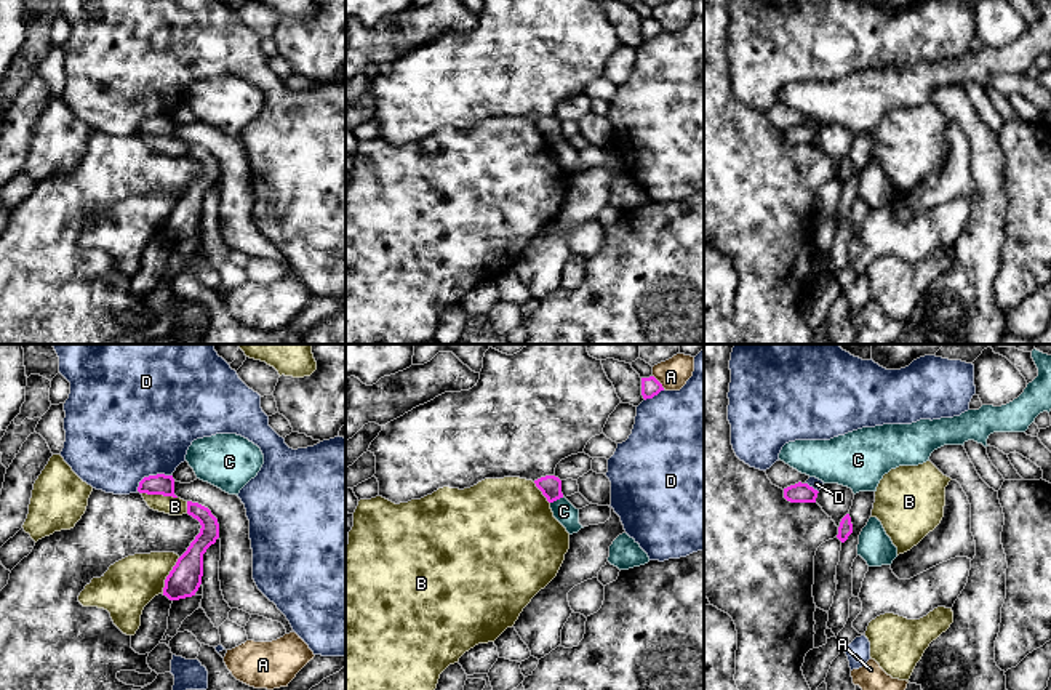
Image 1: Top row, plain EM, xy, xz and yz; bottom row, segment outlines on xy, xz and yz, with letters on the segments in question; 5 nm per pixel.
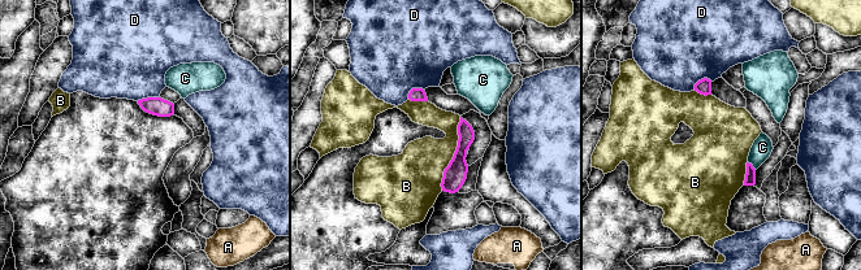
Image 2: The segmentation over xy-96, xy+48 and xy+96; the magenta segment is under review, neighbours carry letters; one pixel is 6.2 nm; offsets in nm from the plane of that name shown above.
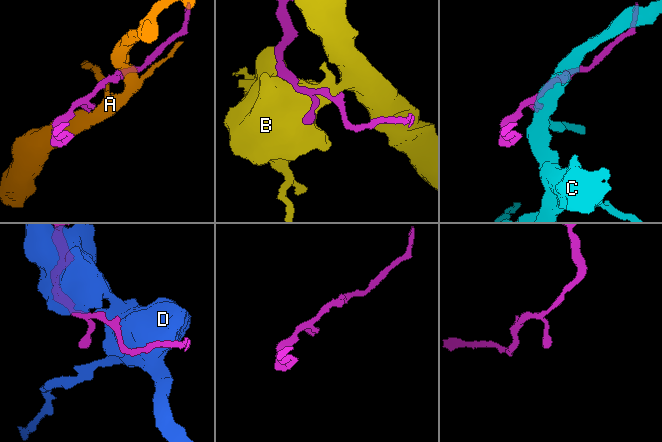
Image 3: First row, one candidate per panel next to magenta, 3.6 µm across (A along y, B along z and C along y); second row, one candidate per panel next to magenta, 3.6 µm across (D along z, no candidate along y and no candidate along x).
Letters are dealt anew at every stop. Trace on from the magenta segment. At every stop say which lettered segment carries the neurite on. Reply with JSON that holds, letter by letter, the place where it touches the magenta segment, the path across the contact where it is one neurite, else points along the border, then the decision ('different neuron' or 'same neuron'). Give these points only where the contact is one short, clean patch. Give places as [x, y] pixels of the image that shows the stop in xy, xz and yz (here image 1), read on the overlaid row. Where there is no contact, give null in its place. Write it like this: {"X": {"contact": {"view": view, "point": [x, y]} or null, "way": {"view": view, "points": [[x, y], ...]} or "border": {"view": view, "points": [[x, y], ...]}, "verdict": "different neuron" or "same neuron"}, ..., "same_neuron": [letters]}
{"A": {"contact": {"view": "xz", "point": [658, 381]}, "verdict": "different neuron"}, "B": {"contact": {"view": "xy", "point": [159, 493]}, "verdict": "different neuron"}, "C": {"contact": {"view": "xz", "point": [557, 498]}, "border": {"view": "xz", "points": [[563, 497], [551, 503]]}, "verdict": "different neuron"}, "D": {"contact": {"view": "xy", "point": [151, 476]}, "verdict": "different neuron"}, "same_neuron": []}

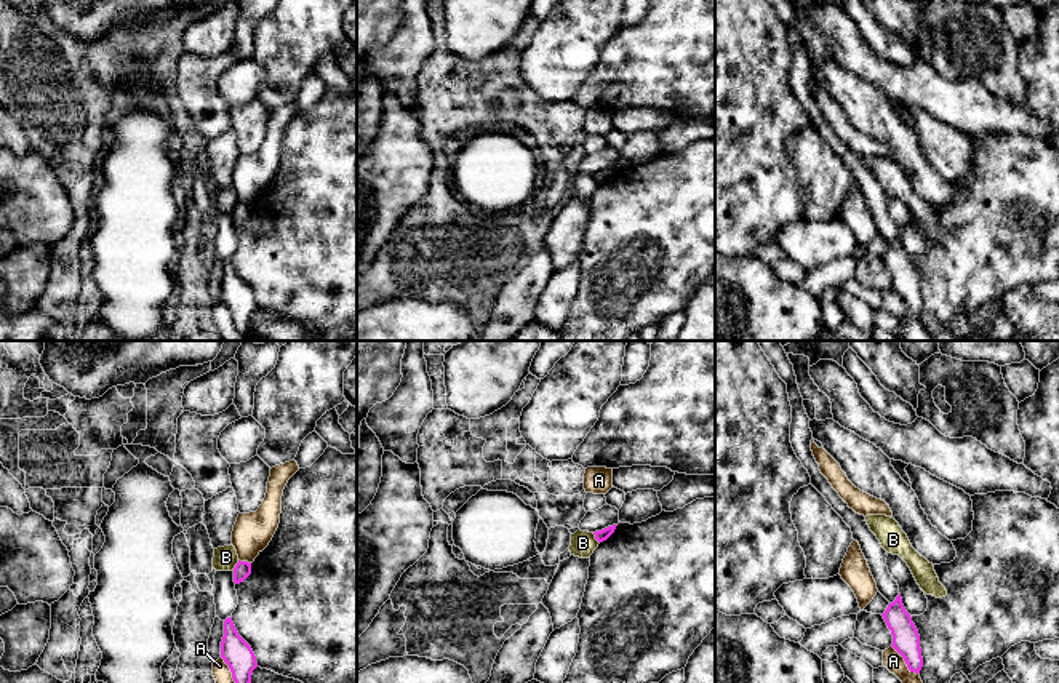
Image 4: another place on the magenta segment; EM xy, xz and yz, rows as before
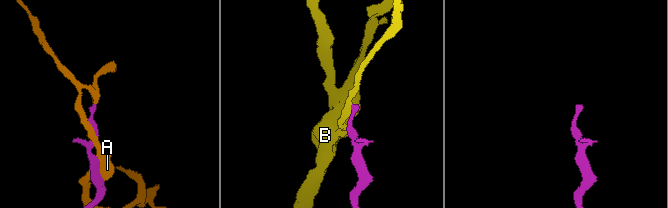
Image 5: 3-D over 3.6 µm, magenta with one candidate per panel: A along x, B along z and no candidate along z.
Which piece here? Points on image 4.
{"A": {"contact": {"view": "yz", "point": [906, 663]}, "verdict": "different neuron"}, "B": {"contact": {"view": "xy", "point": [235, 565]}, "border": {"view": "xy", "points": [[239, 560], [232, 570]]}, "verdict": "different neuron"}, "same_neuron": []}

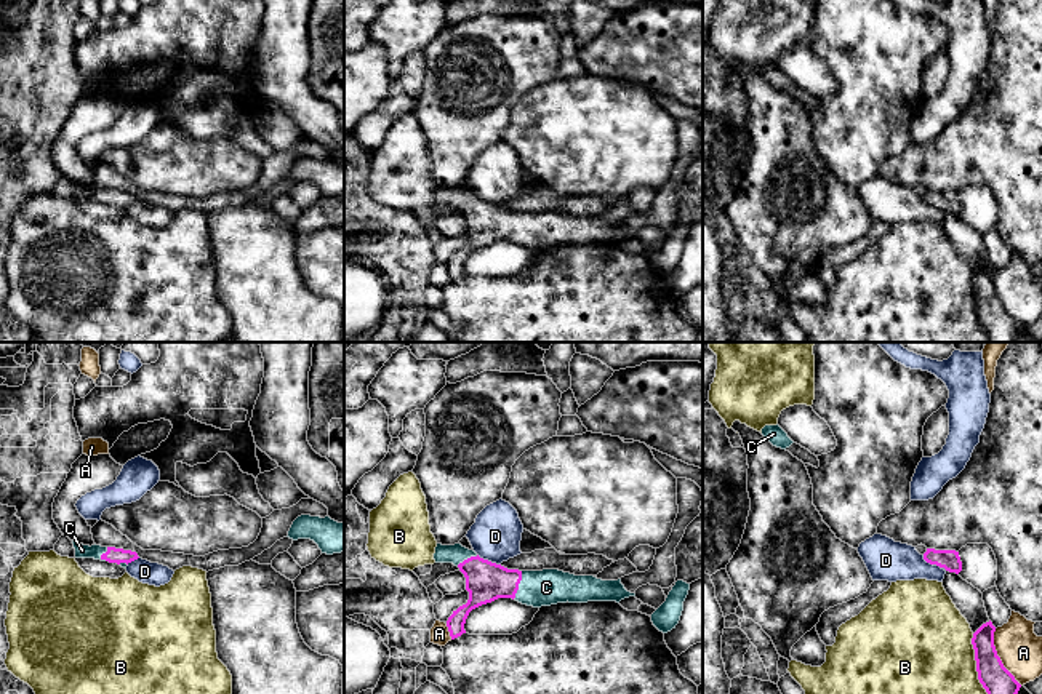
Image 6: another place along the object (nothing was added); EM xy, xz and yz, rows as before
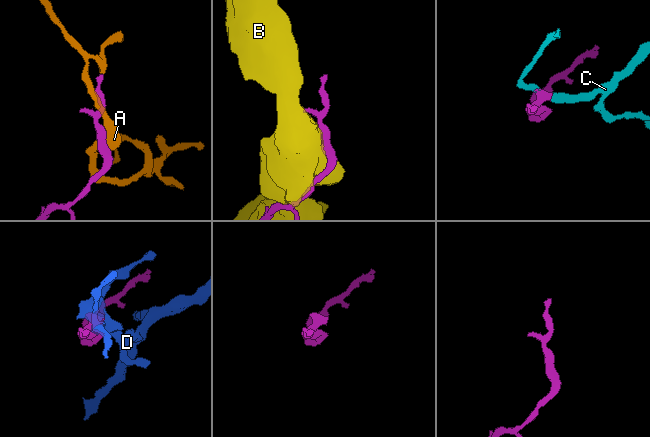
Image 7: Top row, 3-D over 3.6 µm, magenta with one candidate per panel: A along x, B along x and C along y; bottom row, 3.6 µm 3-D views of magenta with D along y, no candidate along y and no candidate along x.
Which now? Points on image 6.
{"A": {"contact": {"view": "yz", "point": [999, 658]}, "verdict": "different neuron"}, "B": {"contact": {"view": "yz", "point": [977, 664]}, "verdict": "different neuron"}, "C": {"contact": {"view": "xz", "point": [517, 586]}, "way": {"view": "xz", "points": [[485, 581], [517, 586], [546, 587]]}, "verdict": "same neuron"}, "D": {"contact": {"view": "xz", "point": [487, 560]}, "verdict": "different neuron"}, "same_neuron": ["C"]}

